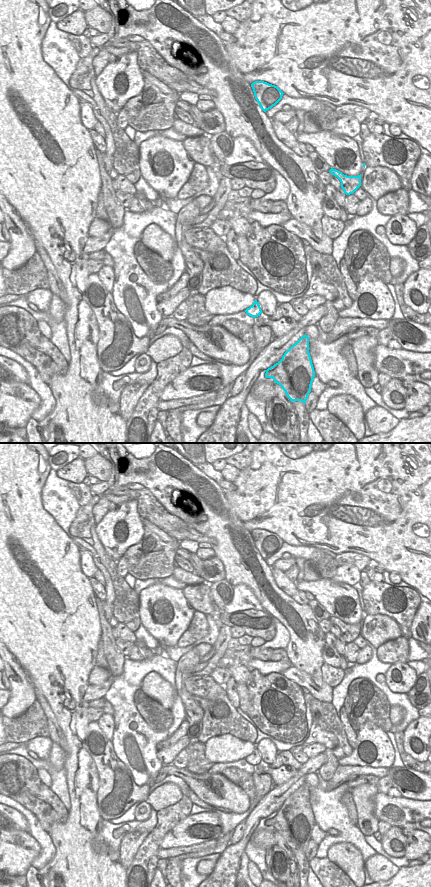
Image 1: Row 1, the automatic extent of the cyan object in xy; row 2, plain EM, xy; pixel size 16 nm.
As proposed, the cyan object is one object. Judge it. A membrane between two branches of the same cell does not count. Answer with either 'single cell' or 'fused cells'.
fused cells

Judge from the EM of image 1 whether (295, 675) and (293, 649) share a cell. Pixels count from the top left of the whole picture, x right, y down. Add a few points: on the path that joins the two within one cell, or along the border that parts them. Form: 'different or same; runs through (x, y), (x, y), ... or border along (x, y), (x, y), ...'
different; border along (291, 664), (315, 677)

